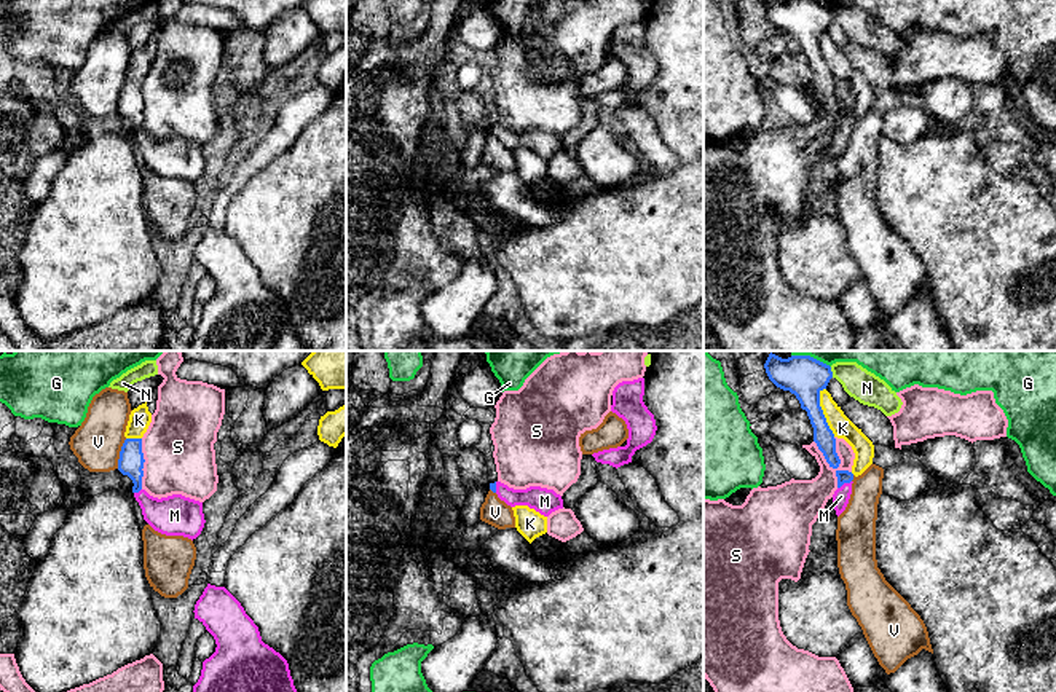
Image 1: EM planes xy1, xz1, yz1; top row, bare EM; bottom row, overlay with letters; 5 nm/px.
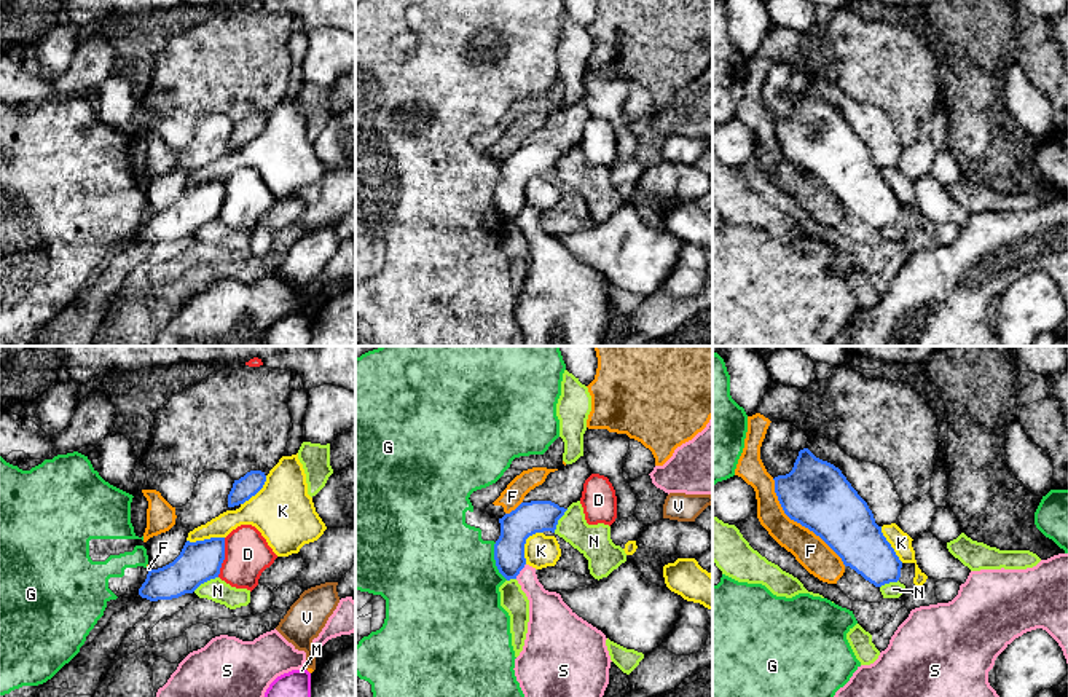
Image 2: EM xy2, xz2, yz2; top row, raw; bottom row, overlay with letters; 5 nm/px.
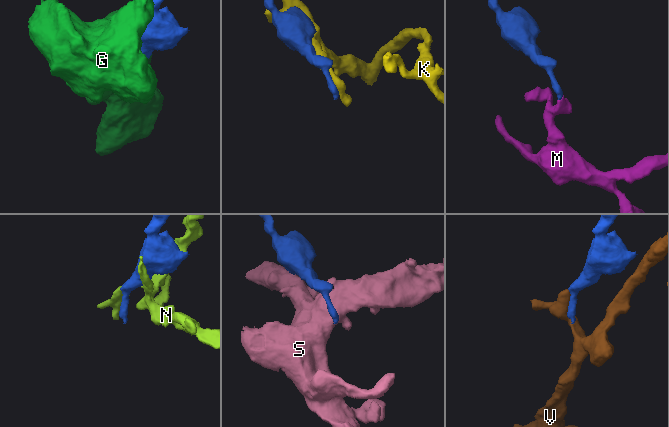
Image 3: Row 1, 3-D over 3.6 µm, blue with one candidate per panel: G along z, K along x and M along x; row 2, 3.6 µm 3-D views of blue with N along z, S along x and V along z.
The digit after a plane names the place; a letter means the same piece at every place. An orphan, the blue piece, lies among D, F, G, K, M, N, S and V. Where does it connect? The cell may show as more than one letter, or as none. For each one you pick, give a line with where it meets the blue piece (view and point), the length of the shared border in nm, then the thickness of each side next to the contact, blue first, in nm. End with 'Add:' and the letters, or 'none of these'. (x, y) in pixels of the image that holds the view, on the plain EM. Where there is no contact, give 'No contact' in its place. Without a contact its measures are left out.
M: Touches blue at yz1 (844, 125). Shared border 80 nm. Thickness 60 nm (blue) against 90 nm
Add: M

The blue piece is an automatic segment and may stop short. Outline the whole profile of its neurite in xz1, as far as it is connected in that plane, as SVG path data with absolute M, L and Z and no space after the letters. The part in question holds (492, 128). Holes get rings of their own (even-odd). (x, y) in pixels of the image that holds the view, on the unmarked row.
M501 124L490 126L490 132L498 137L507 148L528 148L544 159L563 151L563 142L554 132L530 129L526 132L514 132Z

